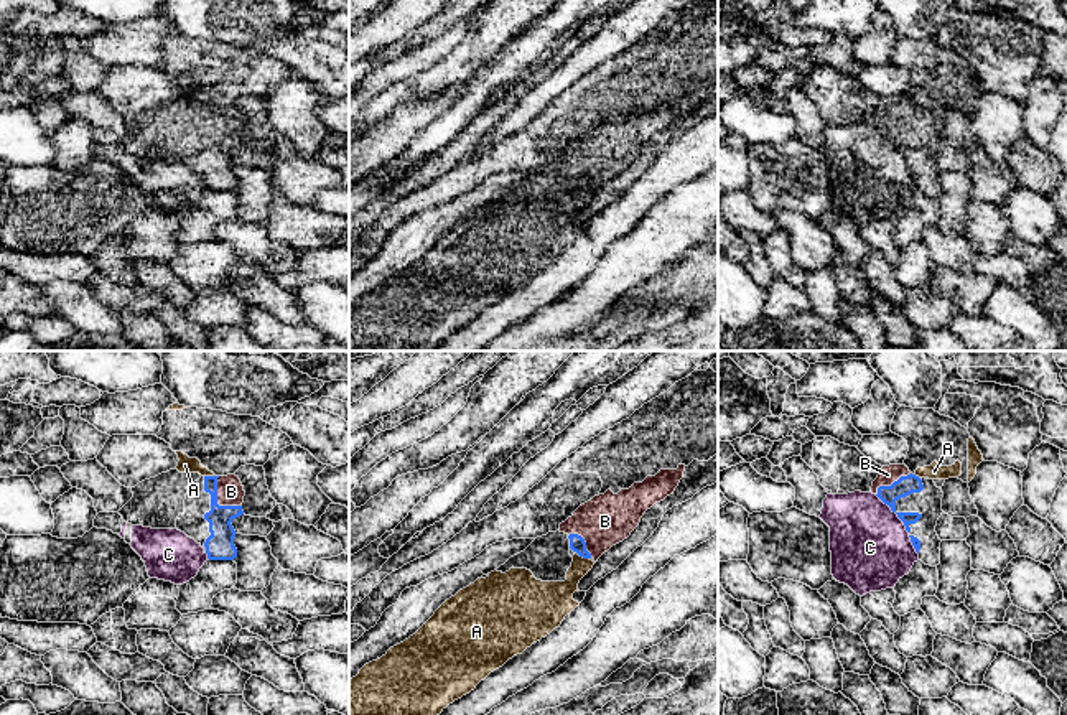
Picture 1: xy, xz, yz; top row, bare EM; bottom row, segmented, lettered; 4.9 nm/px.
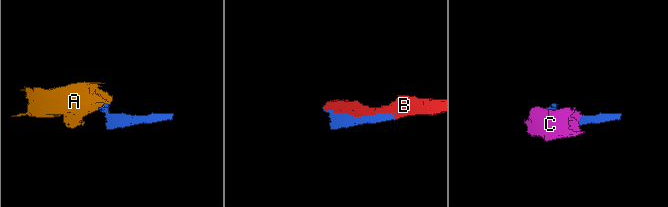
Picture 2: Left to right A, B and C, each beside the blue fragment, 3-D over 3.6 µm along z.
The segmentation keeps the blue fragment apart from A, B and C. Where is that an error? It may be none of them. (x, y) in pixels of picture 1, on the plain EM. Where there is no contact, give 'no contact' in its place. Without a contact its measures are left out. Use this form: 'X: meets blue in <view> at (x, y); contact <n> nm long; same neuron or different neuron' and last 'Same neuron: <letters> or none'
A: meets blue in xz at (582, 186); contact 80 nm long; different neuron
B: meets blue in xy at (216, 132); contact 190 nm long; same neuron
C: meets blue in yz at (894, 142); contact 260 nm long; different neuron
Same neuron: B

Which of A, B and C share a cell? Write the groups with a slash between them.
A / B / C

